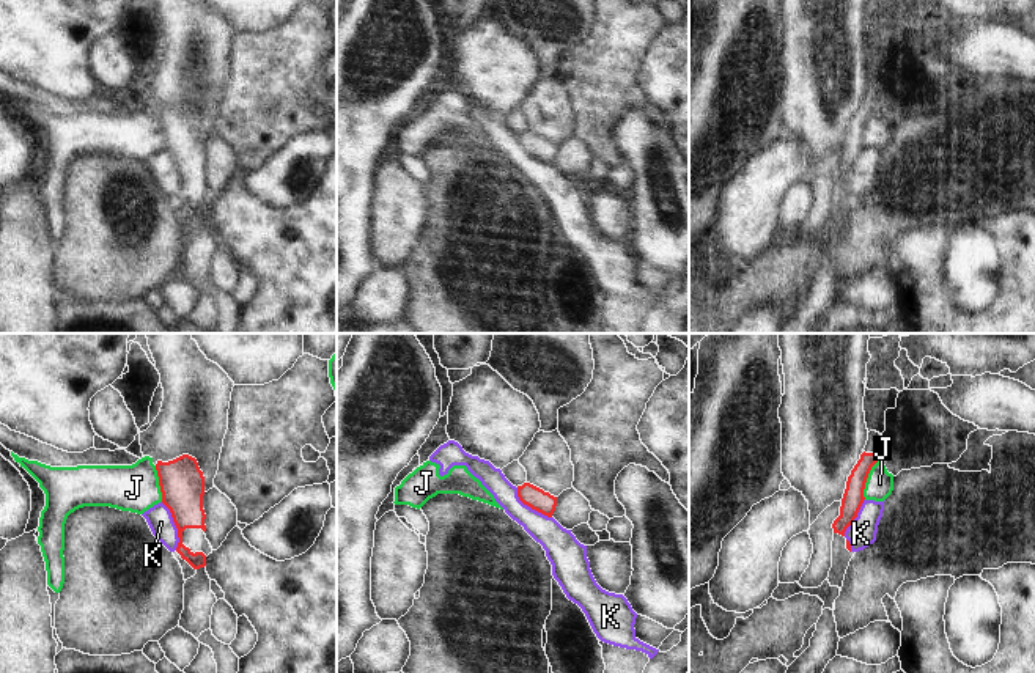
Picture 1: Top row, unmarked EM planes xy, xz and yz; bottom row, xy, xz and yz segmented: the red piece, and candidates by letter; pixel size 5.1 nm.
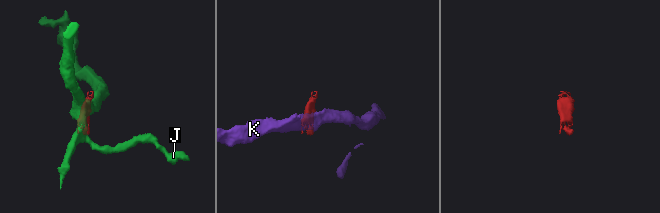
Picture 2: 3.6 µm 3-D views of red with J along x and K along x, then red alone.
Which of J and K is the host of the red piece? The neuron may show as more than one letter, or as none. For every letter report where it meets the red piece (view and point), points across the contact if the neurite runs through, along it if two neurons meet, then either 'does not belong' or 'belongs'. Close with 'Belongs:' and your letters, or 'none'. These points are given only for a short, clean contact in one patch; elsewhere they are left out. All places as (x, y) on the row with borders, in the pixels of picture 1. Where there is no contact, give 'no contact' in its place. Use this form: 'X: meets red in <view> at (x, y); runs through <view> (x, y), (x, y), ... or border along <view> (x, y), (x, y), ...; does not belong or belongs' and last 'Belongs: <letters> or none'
J: meets red in yz at (867, 477); border along yz (880, 458), (869, 474), (864, 499); does not belong
K: meets red in xy at (175, 524); border along xy (161, 502), (169, 510), (176, 529), (176, 549); does not belong
Belongs: none

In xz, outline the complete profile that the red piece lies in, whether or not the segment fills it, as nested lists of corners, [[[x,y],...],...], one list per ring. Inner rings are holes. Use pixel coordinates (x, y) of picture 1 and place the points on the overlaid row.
[[[530,483],[518,486],[518,497],[524,505],[547,517],[552,517],[557,506],[557,497],[551,495],[549,492],[544,492],[543,489]]]

